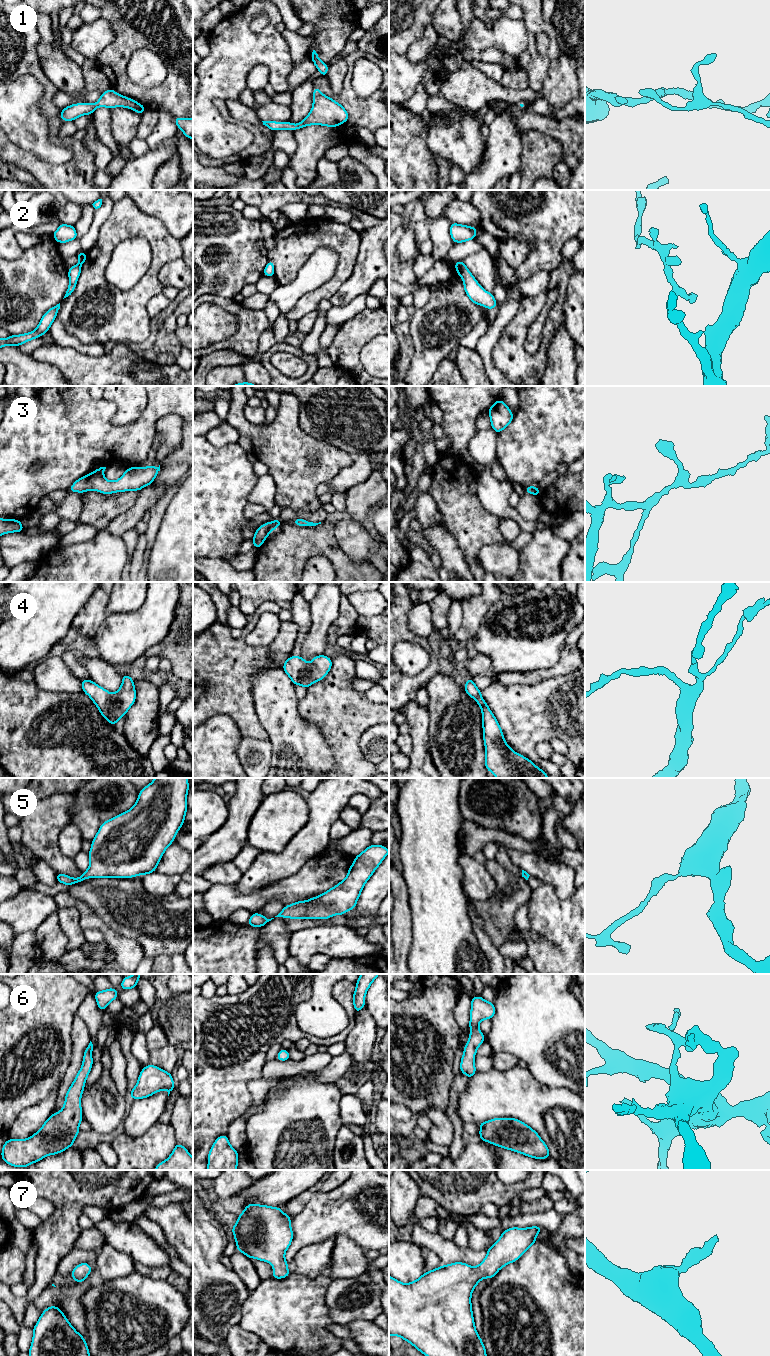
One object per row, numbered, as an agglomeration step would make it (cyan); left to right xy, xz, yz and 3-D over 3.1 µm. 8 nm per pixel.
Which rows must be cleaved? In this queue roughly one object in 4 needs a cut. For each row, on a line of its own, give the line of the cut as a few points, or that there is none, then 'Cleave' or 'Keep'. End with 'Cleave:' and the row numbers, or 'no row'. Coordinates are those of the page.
1: No split. Keep
2: No split. Keep
3: No split. Keep
4: No split. Keep
5: No split. Keep
6: No split. Keep
7: No split. Keep
Cleave: no row

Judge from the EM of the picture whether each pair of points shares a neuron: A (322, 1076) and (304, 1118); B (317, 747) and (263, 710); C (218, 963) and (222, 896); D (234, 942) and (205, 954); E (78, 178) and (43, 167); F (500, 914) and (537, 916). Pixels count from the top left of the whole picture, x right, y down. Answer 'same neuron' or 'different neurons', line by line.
A: different neurons
B: same neuron
C: different neurons
D: same neuron
E: same neuron
F: different neurons

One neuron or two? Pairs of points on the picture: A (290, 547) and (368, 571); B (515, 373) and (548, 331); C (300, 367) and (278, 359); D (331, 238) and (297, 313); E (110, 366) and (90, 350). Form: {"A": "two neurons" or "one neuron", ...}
{"A": "one neuron", "B": "one neuron", "C": "one neuron", "D": "one neuron", "E": "two neurons"}

